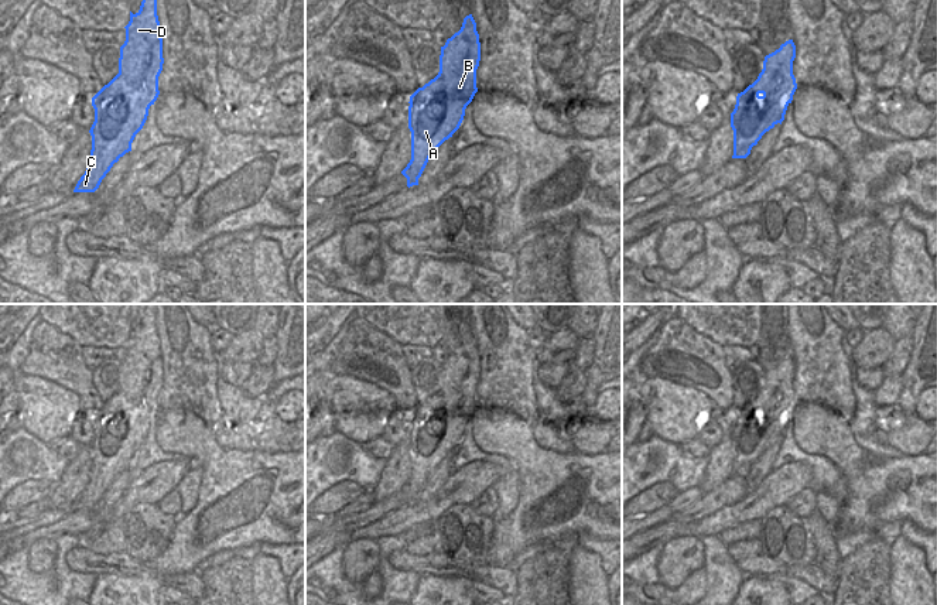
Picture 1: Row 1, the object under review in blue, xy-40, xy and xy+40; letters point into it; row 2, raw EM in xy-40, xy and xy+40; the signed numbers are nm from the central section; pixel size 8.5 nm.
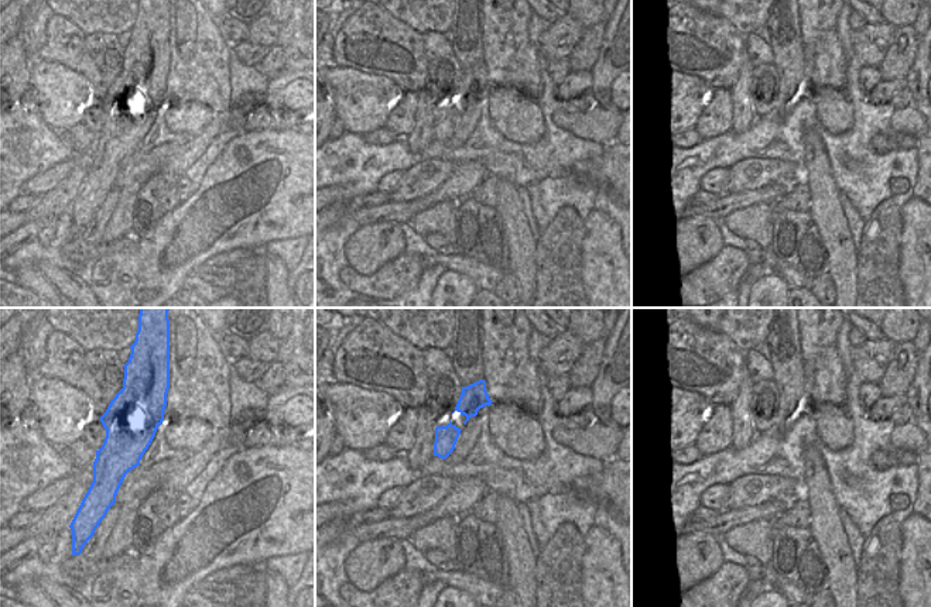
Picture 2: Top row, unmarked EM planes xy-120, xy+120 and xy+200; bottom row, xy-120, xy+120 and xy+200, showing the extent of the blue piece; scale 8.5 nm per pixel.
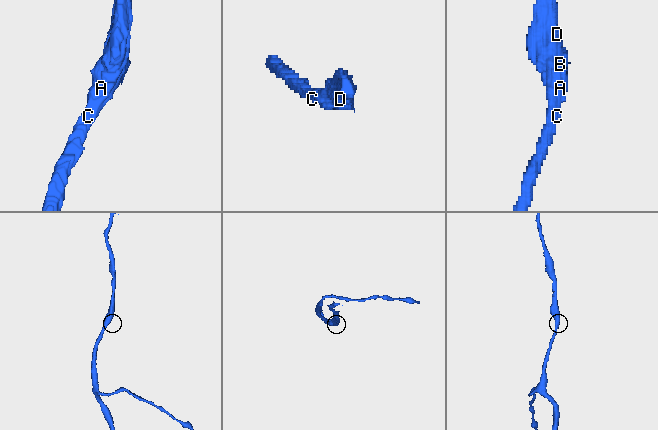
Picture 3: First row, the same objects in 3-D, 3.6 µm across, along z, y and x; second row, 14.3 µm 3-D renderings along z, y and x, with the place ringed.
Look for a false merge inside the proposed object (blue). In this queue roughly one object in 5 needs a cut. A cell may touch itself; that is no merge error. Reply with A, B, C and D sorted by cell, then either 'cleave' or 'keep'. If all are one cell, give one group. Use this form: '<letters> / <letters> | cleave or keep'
A B C D | keep

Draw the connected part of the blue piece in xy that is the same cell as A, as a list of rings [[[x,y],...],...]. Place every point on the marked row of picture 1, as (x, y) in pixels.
[[[469,14],[464,18],[461,30],[441,47],[438,75],[410,96],[408,129],[411,131],[411,160],[401,171],[407,178],[408,188],[418,185],[418,178],[430,157],[459,129],[465,116],[465,109],[478,92],[476,69],[479,61],[479,34],[476,31],[476,23],[472,14]]]

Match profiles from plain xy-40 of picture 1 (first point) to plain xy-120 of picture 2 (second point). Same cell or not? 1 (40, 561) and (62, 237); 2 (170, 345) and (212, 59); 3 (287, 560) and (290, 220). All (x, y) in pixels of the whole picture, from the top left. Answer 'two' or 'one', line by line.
1: two
2: one
3: two

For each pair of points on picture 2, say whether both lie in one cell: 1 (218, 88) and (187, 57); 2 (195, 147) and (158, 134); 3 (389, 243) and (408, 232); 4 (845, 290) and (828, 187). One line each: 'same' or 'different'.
1: same
2: different
3: different
4: same

